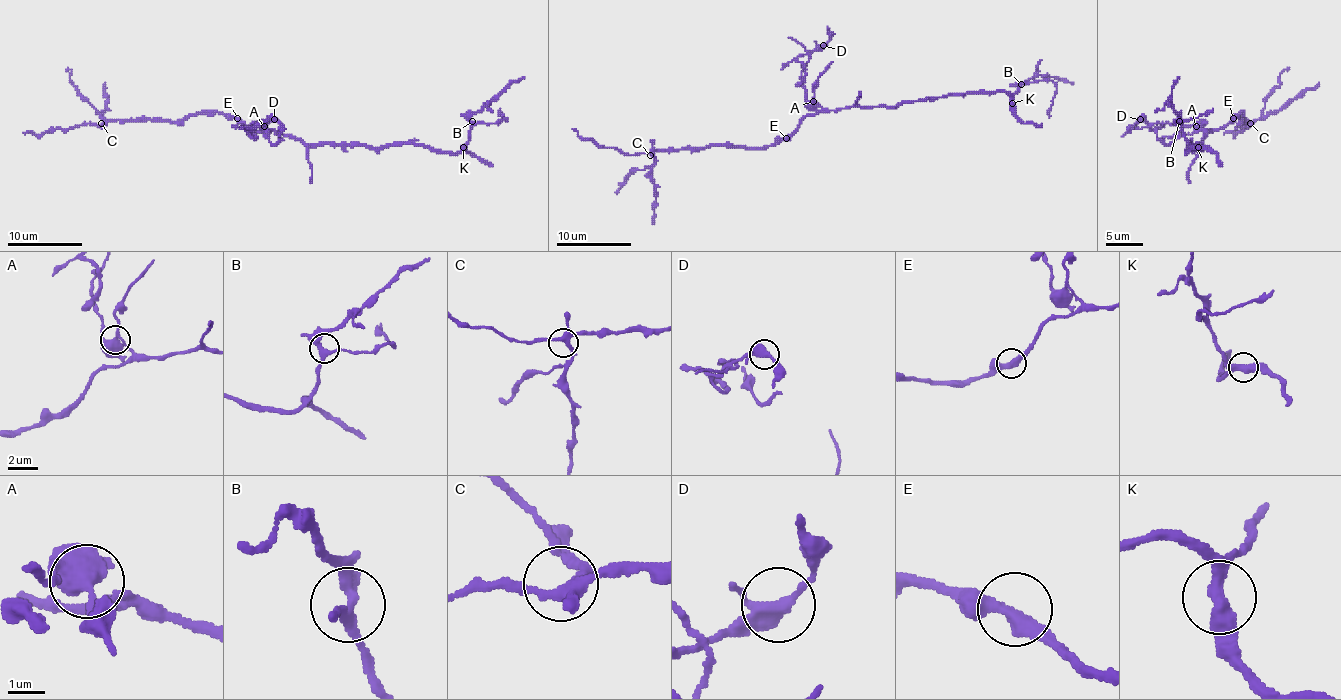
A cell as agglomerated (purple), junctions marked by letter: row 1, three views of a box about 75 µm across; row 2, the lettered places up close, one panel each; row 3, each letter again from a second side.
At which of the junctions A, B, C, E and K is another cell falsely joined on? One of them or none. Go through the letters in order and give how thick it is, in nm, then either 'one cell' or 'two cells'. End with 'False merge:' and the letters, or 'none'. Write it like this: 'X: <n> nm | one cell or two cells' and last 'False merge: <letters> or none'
A: 400 nm | two cells
B: 320 nm | one cell
C: 320 nm | one cell
E: 400 nm | one cell
K: 360 nm | one cell
False merge: A

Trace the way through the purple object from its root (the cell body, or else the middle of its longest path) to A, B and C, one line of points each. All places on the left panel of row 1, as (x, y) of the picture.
A: (284, 136), (263, 127)
B: (284, 136), (299, 138), (306, 144), (364, 144), (373, 147), (414, 144), (459, 153), (468, 140), (472, 121)
C: (284, 136), (273, 131), (252, 131), (239, 119), (220, 112), (191, 114), (176, 121), (109, 119), (101, 123)

